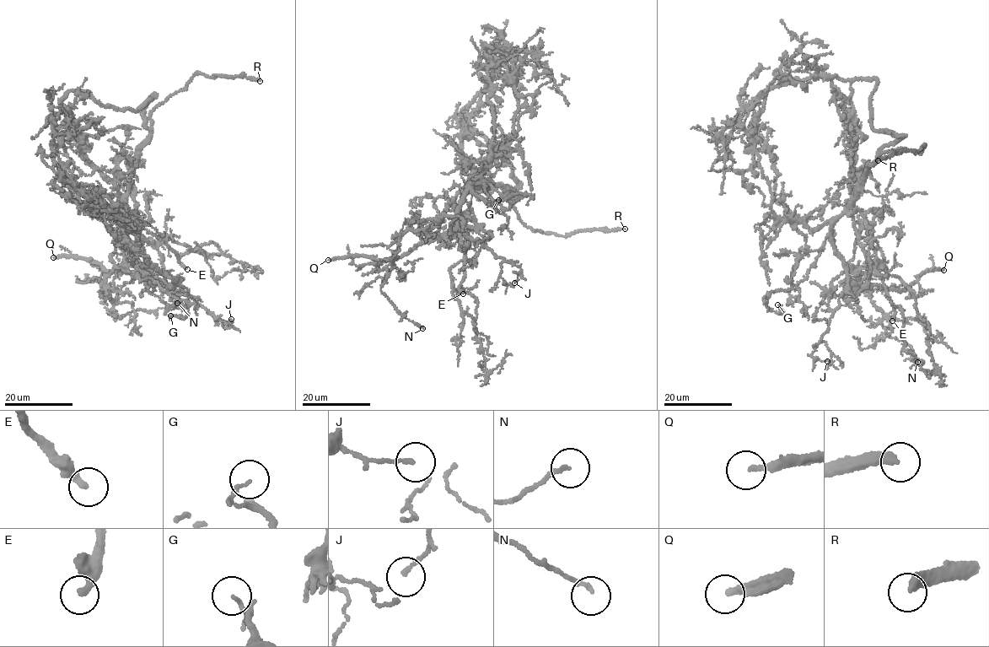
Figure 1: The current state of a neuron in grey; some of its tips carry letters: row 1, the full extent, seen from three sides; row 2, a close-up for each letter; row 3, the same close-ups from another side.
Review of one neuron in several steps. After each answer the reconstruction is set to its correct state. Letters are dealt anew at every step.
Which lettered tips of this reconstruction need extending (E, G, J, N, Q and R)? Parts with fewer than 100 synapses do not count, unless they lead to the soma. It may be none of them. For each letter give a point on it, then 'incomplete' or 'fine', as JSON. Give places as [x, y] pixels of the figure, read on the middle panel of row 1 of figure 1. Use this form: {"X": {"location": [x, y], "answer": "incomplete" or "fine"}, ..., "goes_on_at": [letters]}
{"E": {"location": [463, 293], "answer": "incomplete"}, "G": {"location": [498, 200], "answer": "fine"}, "J": {"location": [514, 283], "answer": "fine"}, "N": {"location": [422, 328], "answer": "fine"}, "Q": {"location": [328, 260], "answer": "incomplete"}, "R": {"location": [625, 229], "answer": "incomplete"}, "goes_on_at": ["E", "Q", "R"]}

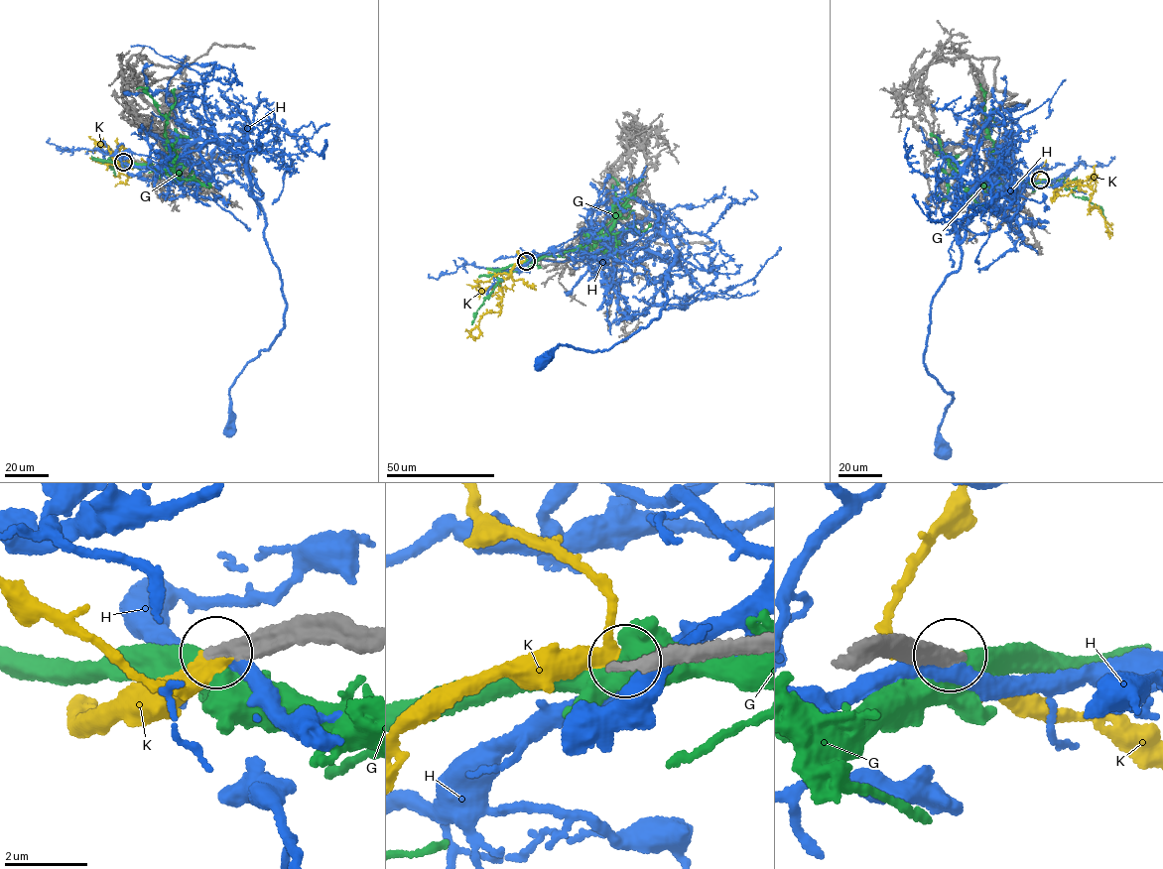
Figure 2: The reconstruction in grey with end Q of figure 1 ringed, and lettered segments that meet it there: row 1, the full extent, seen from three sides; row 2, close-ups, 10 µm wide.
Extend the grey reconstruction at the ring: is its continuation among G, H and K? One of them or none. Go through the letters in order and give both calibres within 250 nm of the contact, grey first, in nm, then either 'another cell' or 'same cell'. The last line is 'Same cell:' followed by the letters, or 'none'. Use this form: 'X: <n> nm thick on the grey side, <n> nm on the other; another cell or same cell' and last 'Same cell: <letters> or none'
G: 240 nm thick on the grey side, 400 nm on the other; another cell
H: 480 nm thick on the grey side, 380 nm on the other; another cell
K: 400 nm thick on the grey side, 360 nm on the other; same cell
Same cell: K

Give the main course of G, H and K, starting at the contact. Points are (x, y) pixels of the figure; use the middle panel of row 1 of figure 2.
G: (525, 262), (561, 256), (568, 251), (583, 251), (595, 245), (616, 214), (613, 207), (617, 185), (610, 176)
H: (527, 261), (629, 247), (678, 254), (659, 317), (606, 350), (560, 345), (538, 363)
K: (527, 261), (514, 266), (511, 274), (501, 280), (501, 309), (481, 316), (478, 336), (465, 330)

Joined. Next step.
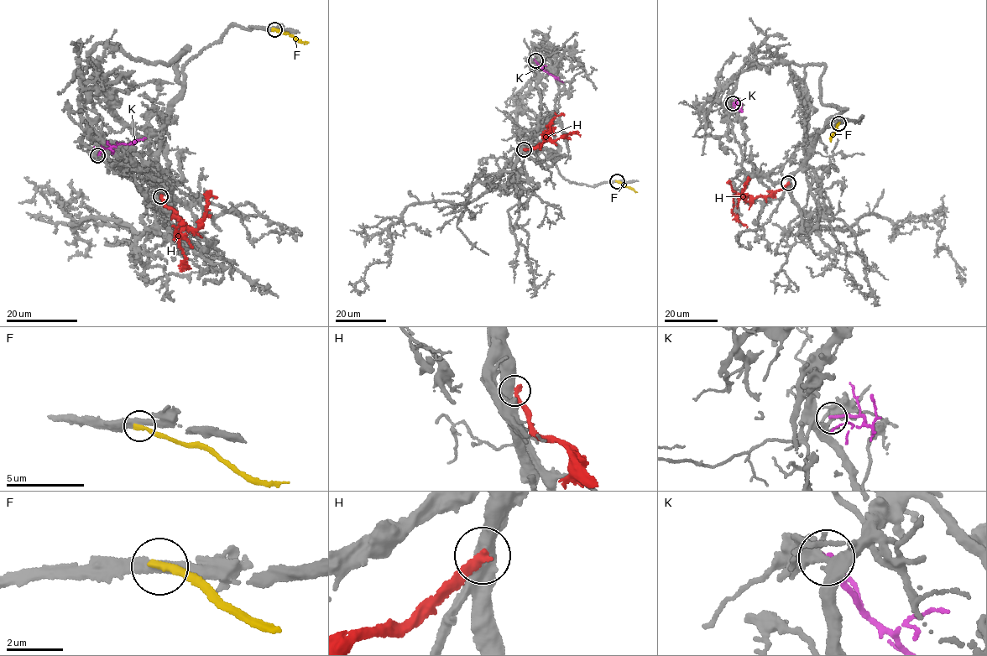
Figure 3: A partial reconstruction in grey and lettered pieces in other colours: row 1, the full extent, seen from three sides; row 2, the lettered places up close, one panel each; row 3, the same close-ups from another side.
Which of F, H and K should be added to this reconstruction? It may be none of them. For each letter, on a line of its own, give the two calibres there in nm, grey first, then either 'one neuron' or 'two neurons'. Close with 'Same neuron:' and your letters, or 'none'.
F: 400 nm thick on the grey side, 280 nm on the other; two neurons
H: 550 nm thick on the grey side, 320 nm on the other; two neurons
K: 300 nm thick on the grey side, 160 nm on the other; two neurons
Same neuron: none

